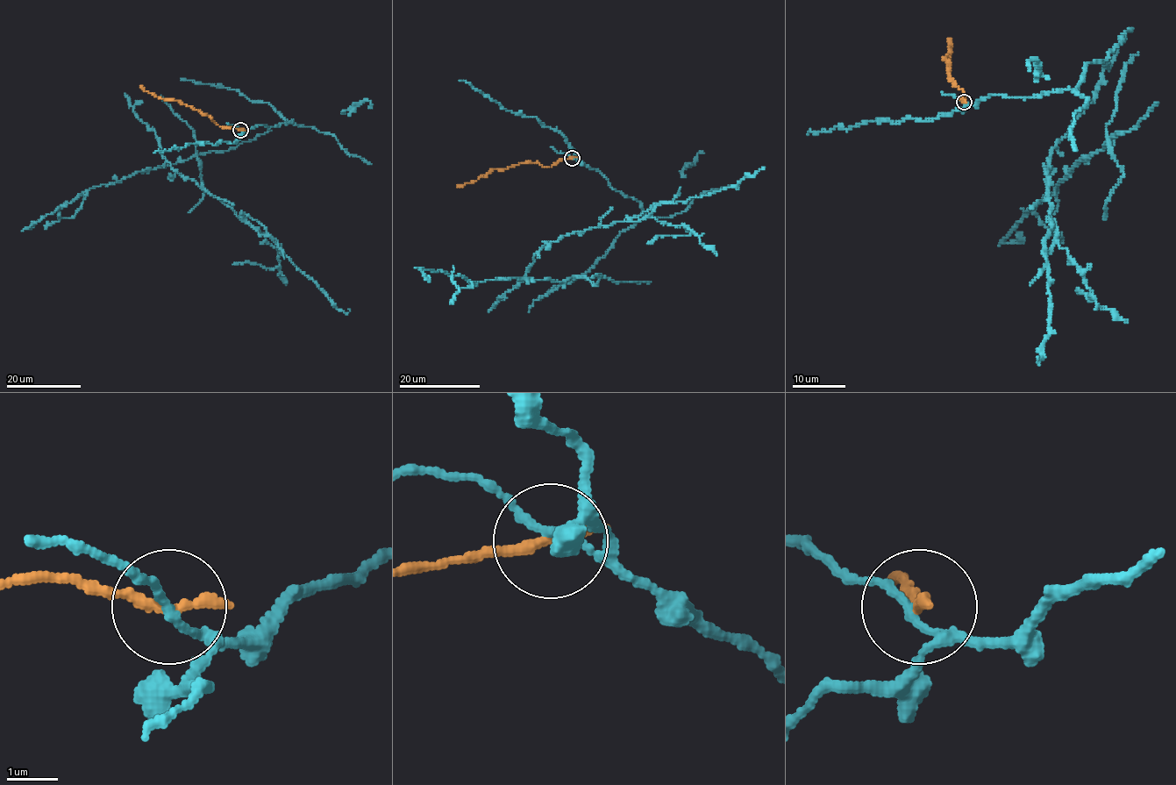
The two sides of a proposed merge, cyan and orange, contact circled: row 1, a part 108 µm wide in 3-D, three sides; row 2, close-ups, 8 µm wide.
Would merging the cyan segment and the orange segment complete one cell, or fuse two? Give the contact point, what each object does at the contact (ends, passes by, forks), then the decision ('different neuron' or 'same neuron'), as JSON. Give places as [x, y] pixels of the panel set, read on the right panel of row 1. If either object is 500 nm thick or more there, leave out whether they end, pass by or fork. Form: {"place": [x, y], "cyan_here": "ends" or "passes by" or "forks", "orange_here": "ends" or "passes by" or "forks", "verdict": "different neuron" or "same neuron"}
{"place": [964, 102], "cyan_here": "passes by", "orange_here": "ends", "verdict": "different neuron"}

